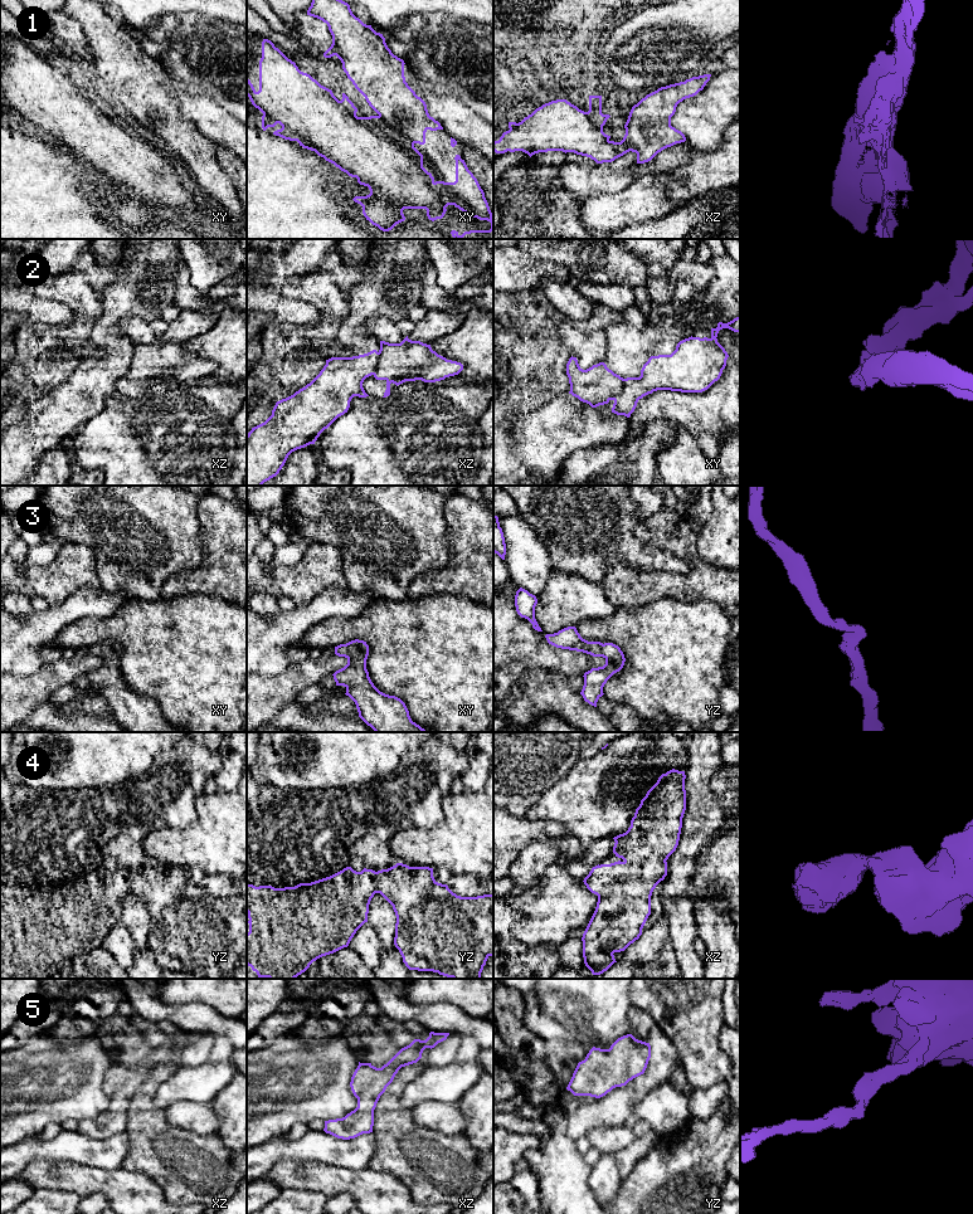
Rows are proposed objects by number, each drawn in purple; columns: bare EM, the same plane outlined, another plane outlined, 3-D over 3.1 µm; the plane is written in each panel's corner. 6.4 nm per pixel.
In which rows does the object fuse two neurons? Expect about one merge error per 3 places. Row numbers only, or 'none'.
1, 2

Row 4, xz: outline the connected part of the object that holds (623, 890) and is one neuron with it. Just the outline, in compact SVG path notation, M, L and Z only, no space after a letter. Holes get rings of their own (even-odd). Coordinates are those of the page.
M675 769L662 774L641 800L628 830L613 838L613 853L623 860L598 864L583 881L598 896L595 911L582 937L584 964L593 975L607 971L617 962L613 954L624 951L642 935L651 915L652 892L667 876L666 860L678 845L686 810L685 779L685 771Z

